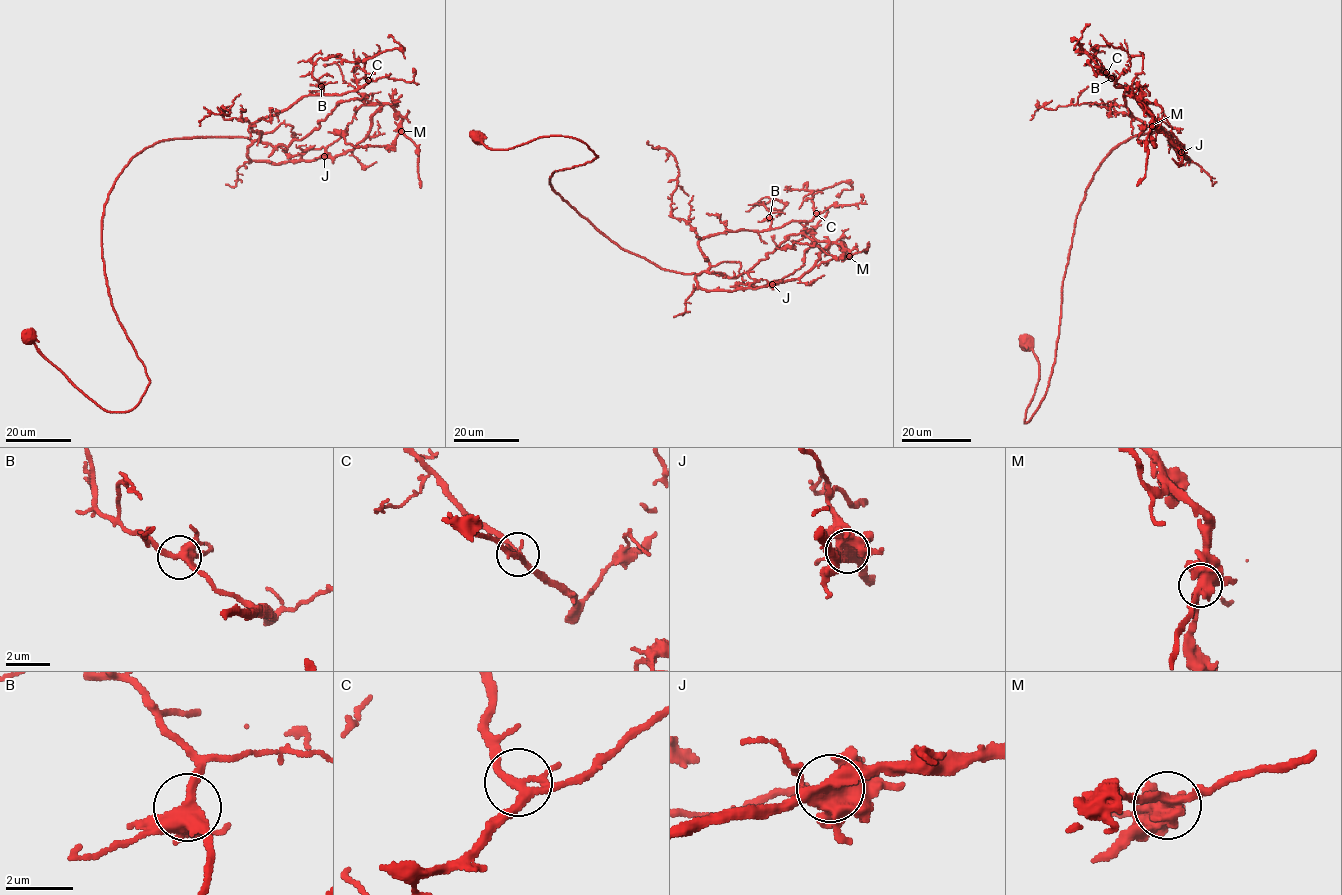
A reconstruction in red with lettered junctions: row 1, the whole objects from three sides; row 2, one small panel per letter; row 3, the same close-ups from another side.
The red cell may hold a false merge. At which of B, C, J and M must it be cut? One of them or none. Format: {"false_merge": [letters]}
{"false_merge": []}

